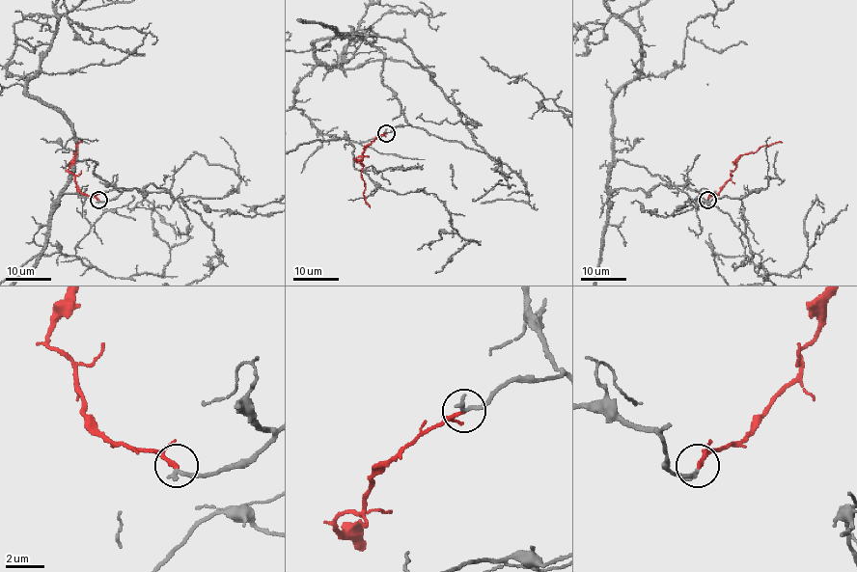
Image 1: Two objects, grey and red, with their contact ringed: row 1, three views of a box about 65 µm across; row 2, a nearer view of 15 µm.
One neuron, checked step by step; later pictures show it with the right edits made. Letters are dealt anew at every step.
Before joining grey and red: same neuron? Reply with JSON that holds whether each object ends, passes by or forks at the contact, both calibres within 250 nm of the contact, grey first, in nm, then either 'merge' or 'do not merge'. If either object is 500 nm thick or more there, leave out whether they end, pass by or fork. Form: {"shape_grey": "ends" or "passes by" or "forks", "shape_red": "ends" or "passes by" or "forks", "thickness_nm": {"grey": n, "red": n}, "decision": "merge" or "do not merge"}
{"shape_grey": "ends", "shape_red": "ends", "thickness_nm": {"grey": 260, "red": 200}, "decision": "do not merge"}

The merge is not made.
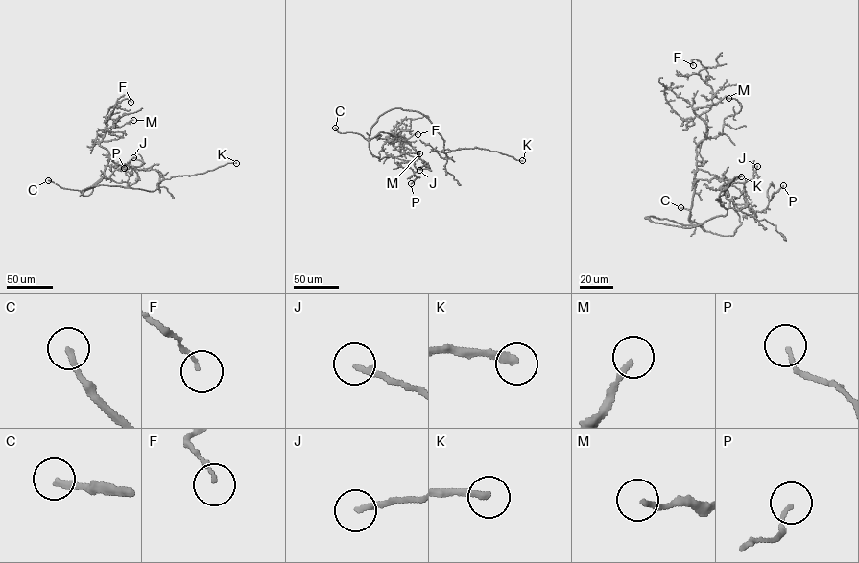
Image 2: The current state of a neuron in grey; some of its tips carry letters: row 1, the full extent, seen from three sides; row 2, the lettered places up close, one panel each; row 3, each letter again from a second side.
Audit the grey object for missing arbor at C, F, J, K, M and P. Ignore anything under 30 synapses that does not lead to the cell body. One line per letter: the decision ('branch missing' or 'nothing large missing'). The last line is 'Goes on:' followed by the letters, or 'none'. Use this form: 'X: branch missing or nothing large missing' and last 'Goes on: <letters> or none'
C: branch missing
F: nothing large missing
J: branch missing
K: branch missing
M: nothing large missing
P: nothing large missing
Goes on: C, J, K

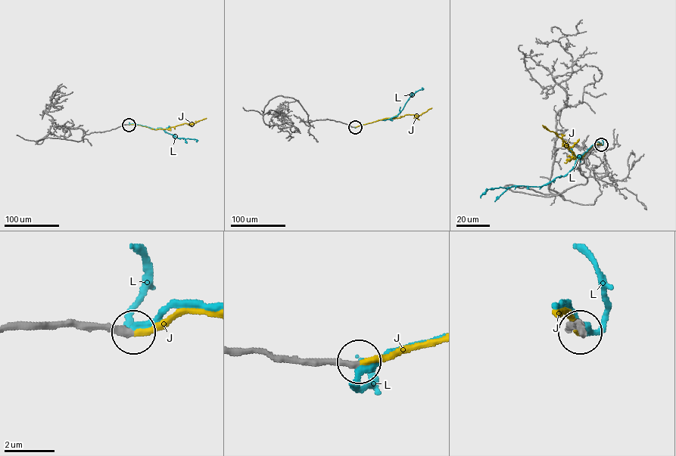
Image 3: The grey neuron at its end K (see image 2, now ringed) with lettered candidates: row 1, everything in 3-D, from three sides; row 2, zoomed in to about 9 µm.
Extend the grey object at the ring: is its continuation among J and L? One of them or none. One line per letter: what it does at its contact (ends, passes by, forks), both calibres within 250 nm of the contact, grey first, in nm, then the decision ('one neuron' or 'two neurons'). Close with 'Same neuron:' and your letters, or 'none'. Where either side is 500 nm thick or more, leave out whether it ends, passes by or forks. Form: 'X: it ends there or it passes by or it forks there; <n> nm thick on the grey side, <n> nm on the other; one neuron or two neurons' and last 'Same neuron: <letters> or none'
J: it ends there; 280 nm thick on the grey side, 200 nm on the other; one neuron
L: it passes by; 280 nm thick on the grey side, 340 nm on the other; two neurons
Same neuron: J

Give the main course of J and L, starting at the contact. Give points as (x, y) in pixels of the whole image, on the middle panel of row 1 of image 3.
J: (355, 127), (387, 118), (408, 114), (418, 116), (432, 108)
L: (355, 127), (397, 116), (409, 98), (422, 88)

